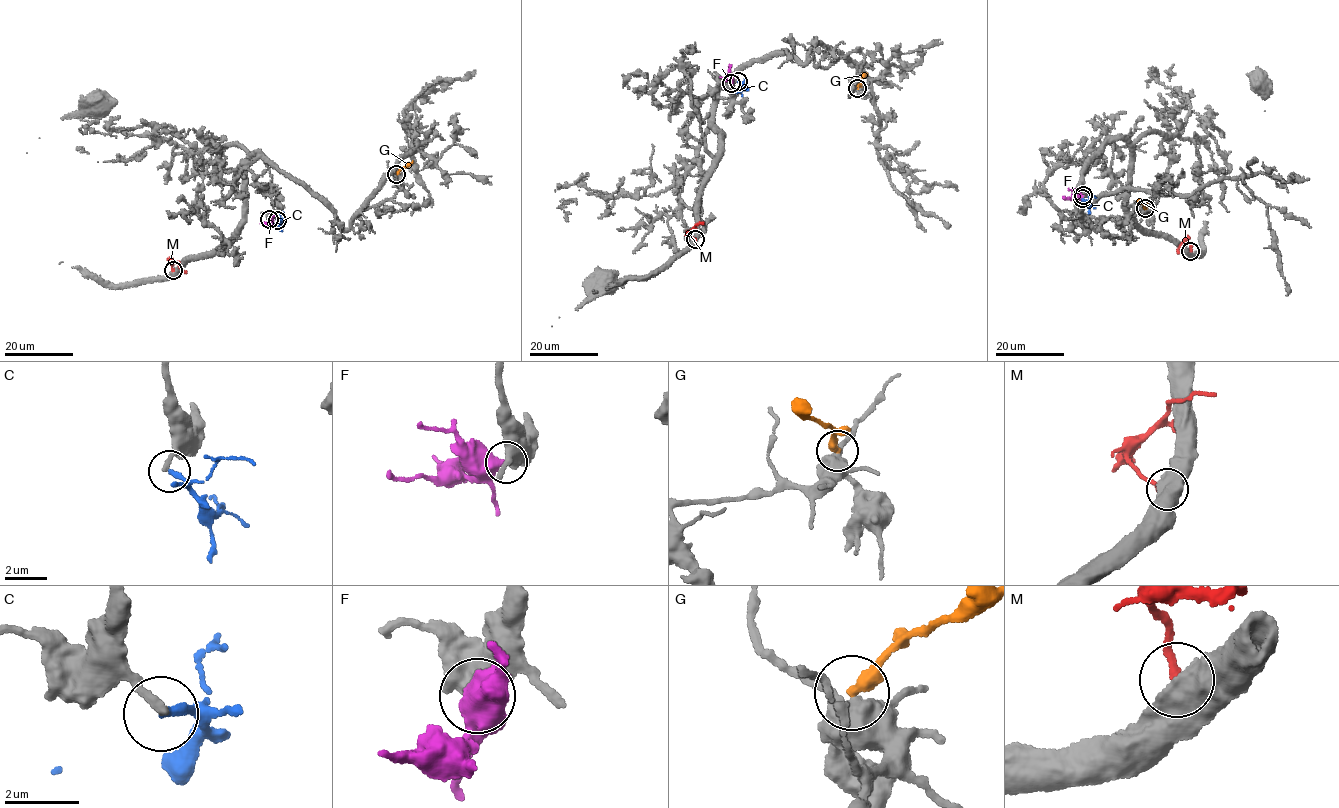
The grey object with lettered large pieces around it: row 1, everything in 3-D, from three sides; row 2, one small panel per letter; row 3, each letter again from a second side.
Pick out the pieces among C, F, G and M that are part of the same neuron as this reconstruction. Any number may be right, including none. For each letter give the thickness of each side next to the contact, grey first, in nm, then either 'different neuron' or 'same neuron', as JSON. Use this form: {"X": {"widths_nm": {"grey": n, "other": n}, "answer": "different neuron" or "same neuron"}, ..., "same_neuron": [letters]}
{"C": {"widths_nm": {"grey": 240, "other": 220}, "answer": "different neuron"}, "F": {"widths_nm": {"grey": 650, "other": 480}, "answer": "same neuron"}, "G": {"widths_nm": {"grey": 550, "other": 320}, "answer": "different neuron"}, "M": {"widths_nm": {"grey": 900, "other": 200}, "answer": "different neuron"}, "same_neuron": ["F"]}

